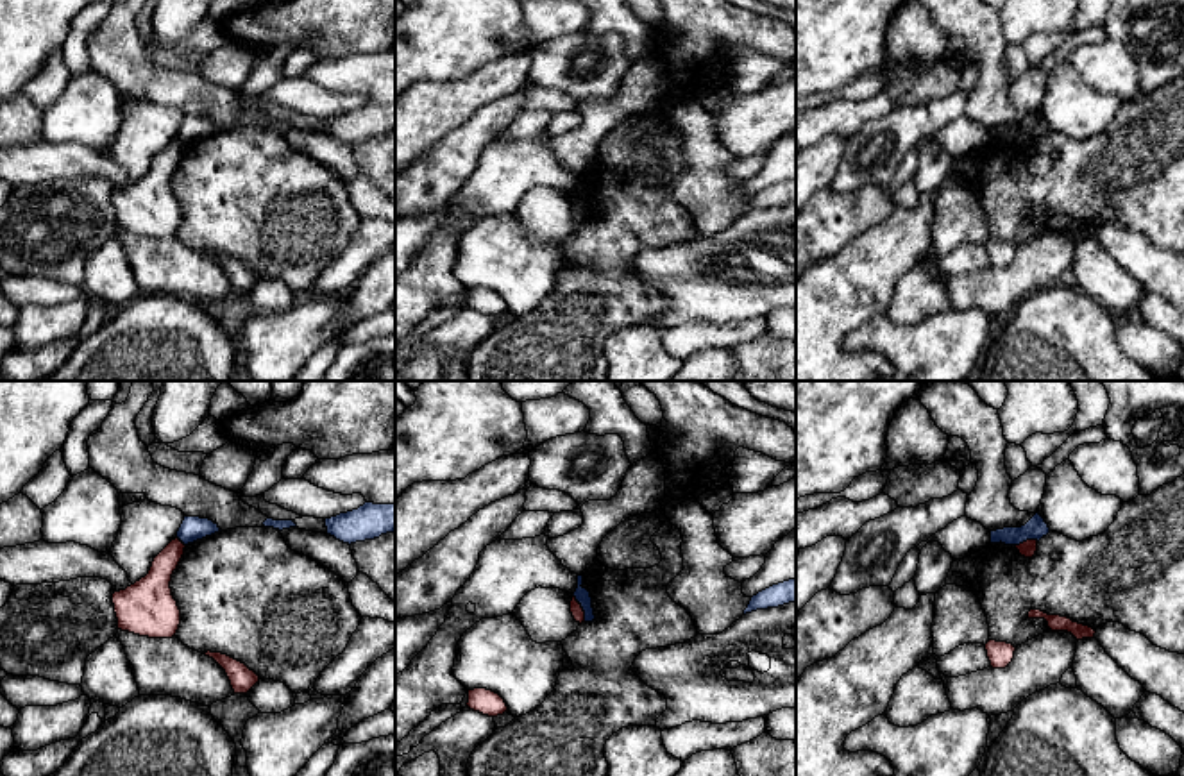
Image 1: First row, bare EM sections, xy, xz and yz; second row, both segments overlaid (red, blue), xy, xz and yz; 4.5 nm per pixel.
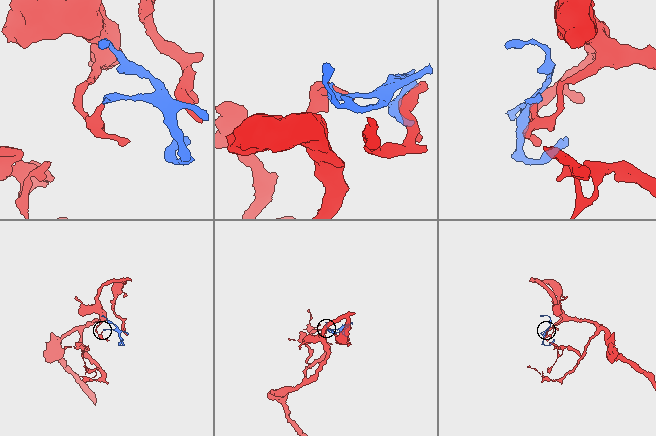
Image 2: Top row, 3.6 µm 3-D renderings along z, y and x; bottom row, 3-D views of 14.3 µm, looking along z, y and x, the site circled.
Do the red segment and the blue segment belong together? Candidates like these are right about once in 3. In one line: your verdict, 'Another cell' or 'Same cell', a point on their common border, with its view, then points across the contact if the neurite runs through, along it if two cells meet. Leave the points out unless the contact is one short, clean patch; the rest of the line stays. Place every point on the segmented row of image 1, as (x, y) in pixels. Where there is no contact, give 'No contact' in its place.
Another cell. Touches red at xz (582, 608). Boundary: xz (573, 594), (585, 621)

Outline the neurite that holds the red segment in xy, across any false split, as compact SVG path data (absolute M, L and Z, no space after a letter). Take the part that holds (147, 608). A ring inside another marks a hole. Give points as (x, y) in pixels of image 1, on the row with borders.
M172 540L152 561L145 578L113 594L118 629L148 638L172 638L181 624L181 610L172 595L170 581L184 544Z

